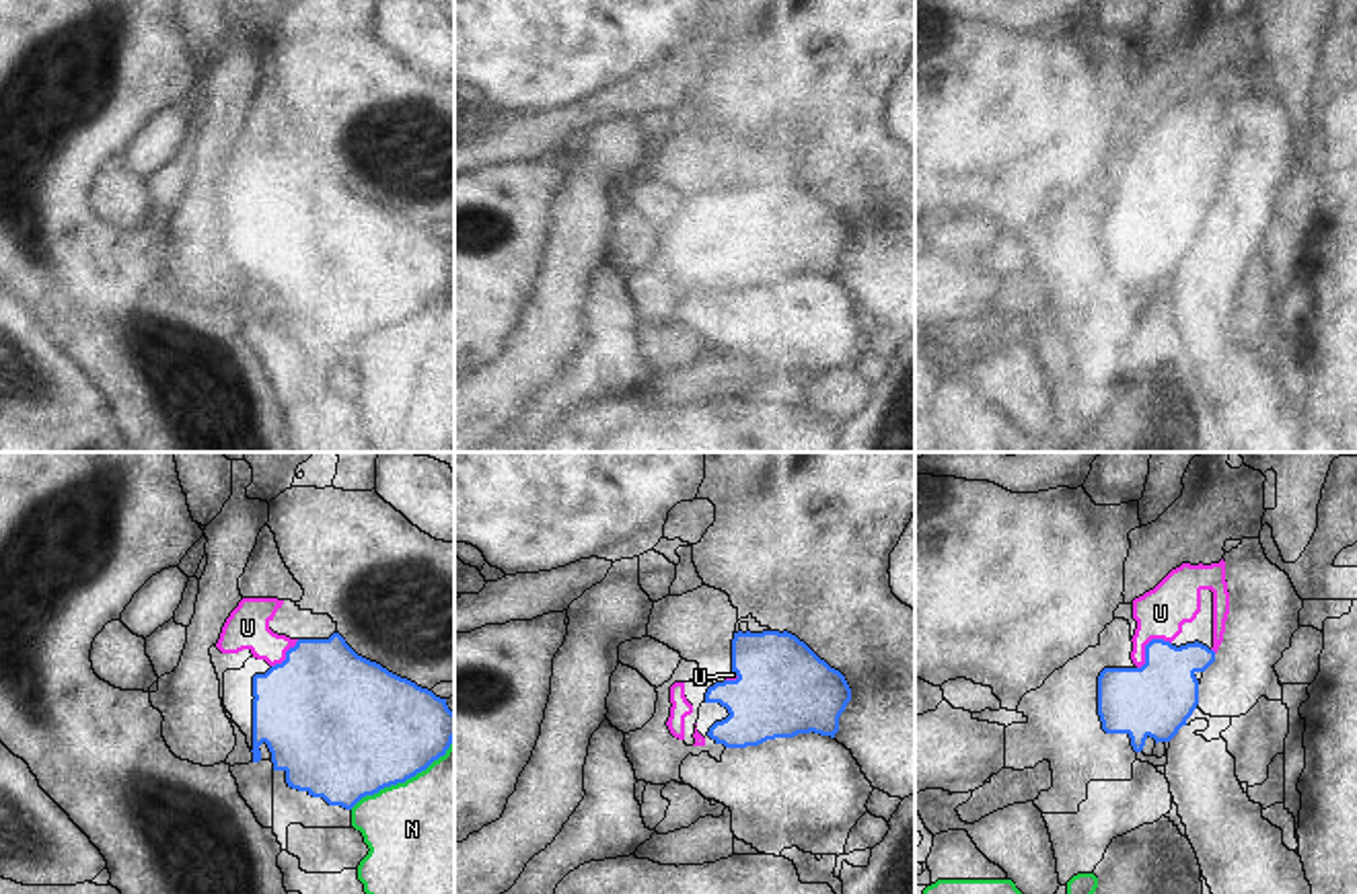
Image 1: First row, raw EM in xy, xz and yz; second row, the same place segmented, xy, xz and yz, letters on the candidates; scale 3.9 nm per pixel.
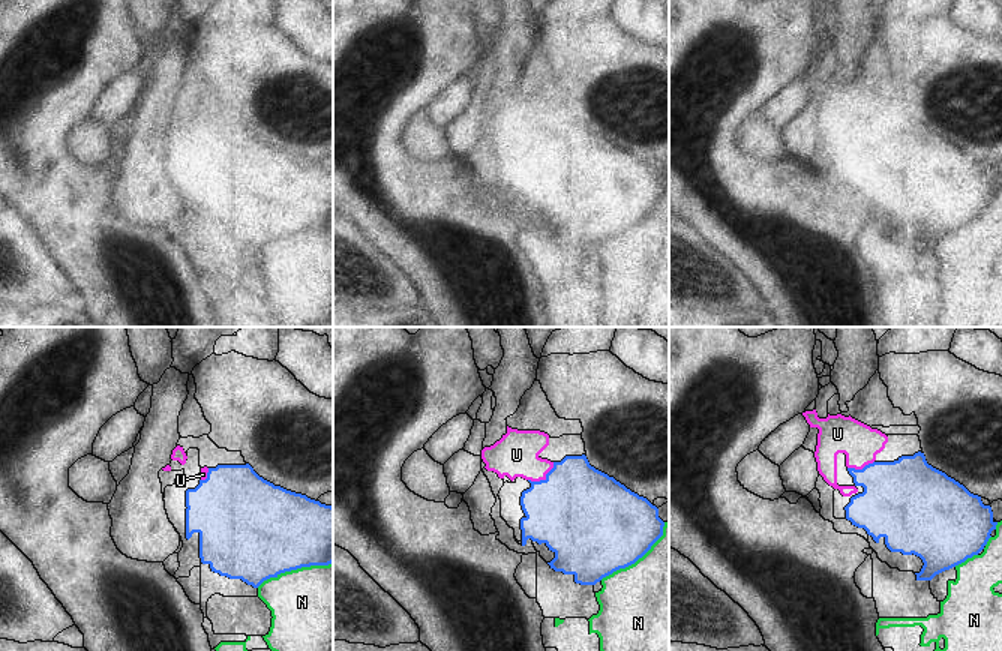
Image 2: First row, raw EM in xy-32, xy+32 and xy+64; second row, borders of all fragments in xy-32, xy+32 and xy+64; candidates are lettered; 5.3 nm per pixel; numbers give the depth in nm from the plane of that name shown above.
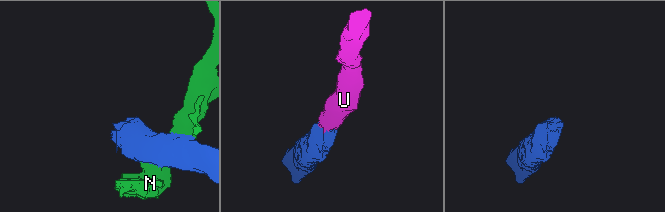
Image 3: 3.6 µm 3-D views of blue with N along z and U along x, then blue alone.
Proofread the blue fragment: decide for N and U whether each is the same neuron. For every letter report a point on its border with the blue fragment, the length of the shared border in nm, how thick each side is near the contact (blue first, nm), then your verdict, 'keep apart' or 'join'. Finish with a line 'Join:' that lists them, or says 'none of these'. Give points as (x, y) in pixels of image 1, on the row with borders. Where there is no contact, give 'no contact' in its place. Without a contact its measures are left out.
N: meets blue in xy at (406, 779); contact 500 nm long; 480 nm thick on the blue side, 480 nm on the other; keep apart
U: meets blue in yz at (1146, 646); contact 170 nm long; 280 nm thick on the blue side, 200 nm on the other; join
Join: U

